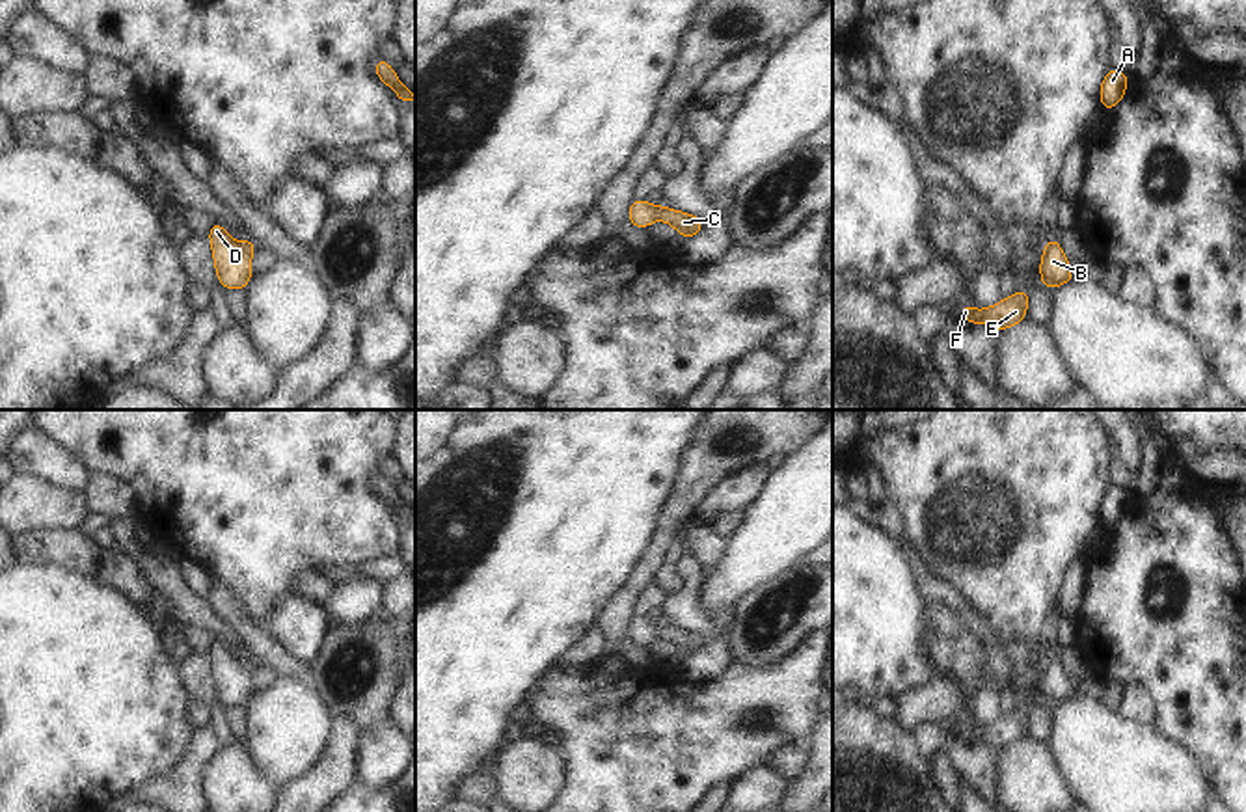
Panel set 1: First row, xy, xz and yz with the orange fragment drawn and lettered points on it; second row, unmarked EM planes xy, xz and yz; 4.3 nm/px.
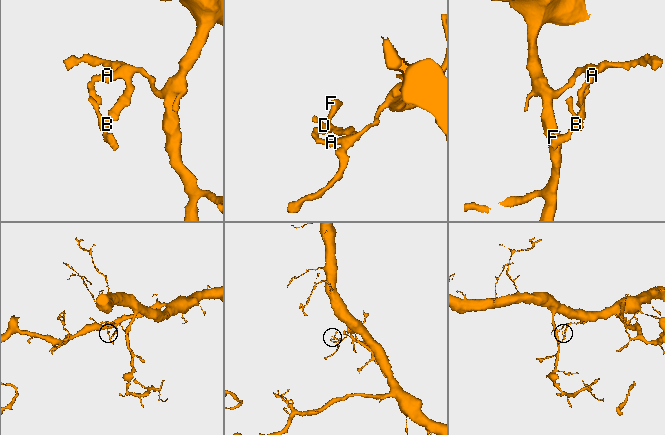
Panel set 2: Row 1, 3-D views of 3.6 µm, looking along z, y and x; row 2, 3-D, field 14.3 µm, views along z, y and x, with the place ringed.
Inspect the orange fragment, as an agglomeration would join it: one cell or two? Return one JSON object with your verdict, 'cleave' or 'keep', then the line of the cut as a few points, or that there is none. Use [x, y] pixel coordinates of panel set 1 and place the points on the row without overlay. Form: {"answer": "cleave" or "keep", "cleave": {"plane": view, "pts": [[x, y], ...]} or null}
{"answer": "keep", "cleave": null}

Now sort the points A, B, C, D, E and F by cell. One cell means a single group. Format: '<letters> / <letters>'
A B C D E F

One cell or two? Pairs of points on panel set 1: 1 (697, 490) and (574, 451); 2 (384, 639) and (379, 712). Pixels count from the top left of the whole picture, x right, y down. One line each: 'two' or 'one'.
1: two
2: one

